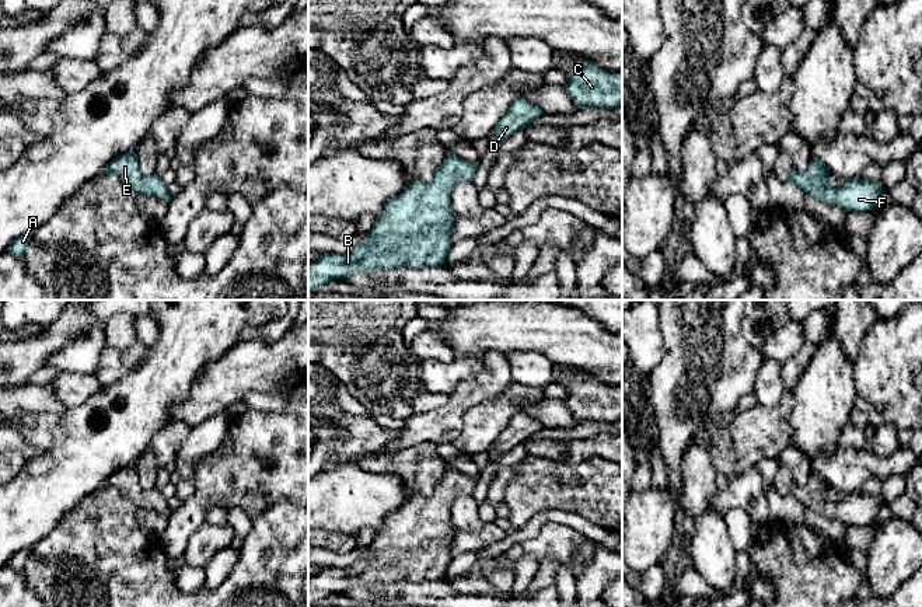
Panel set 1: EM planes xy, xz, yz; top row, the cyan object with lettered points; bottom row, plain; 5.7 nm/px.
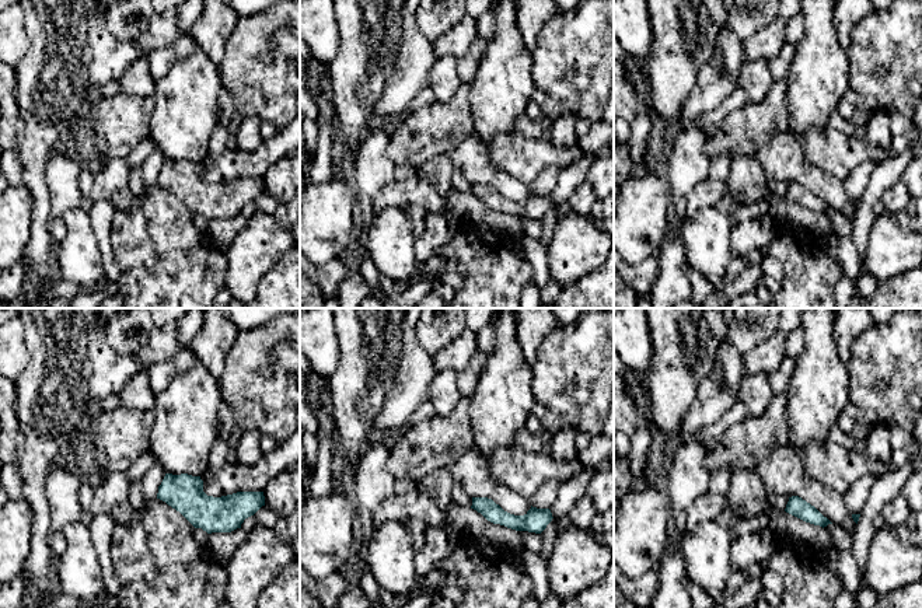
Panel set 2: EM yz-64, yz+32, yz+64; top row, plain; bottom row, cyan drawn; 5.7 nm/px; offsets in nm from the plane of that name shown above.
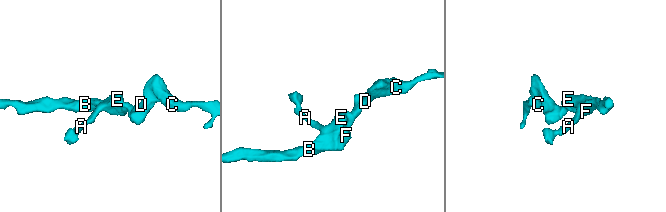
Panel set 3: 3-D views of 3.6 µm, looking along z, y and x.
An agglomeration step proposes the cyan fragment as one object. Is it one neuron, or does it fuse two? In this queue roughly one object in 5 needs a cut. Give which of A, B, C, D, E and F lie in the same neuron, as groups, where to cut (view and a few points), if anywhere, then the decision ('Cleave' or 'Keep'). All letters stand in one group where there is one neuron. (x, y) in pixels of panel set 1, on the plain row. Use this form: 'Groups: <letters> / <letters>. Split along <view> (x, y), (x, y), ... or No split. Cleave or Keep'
Groups: A B C D E F. No split. Keep

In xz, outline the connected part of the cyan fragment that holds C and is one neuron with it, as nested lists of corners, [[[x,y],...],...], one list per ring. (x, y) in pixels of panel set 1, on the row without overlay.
[[[576,377],[565,402],[579,422],[614,423],[622,418],[622,387],[610,387],[596,378]]]

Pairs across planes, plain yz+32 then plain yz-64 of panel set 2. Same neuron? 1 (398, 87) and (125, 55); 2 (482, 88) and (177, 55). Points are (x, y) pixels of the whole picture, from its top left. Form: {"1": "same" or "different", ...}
{"1": "same", "2": "different"}

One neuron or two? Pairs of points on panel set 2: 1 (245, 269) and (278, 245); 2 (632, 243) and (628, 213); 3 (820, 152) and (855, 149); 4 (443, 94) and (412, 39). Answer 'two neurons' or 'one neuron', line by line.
1: one neuron
2: one neuron
3: one neuron
4: two neurons

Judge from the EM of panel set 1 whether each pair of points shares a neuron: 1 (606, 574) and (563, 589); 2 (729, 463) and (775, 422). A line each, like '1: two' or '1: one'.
1: two
2: one

